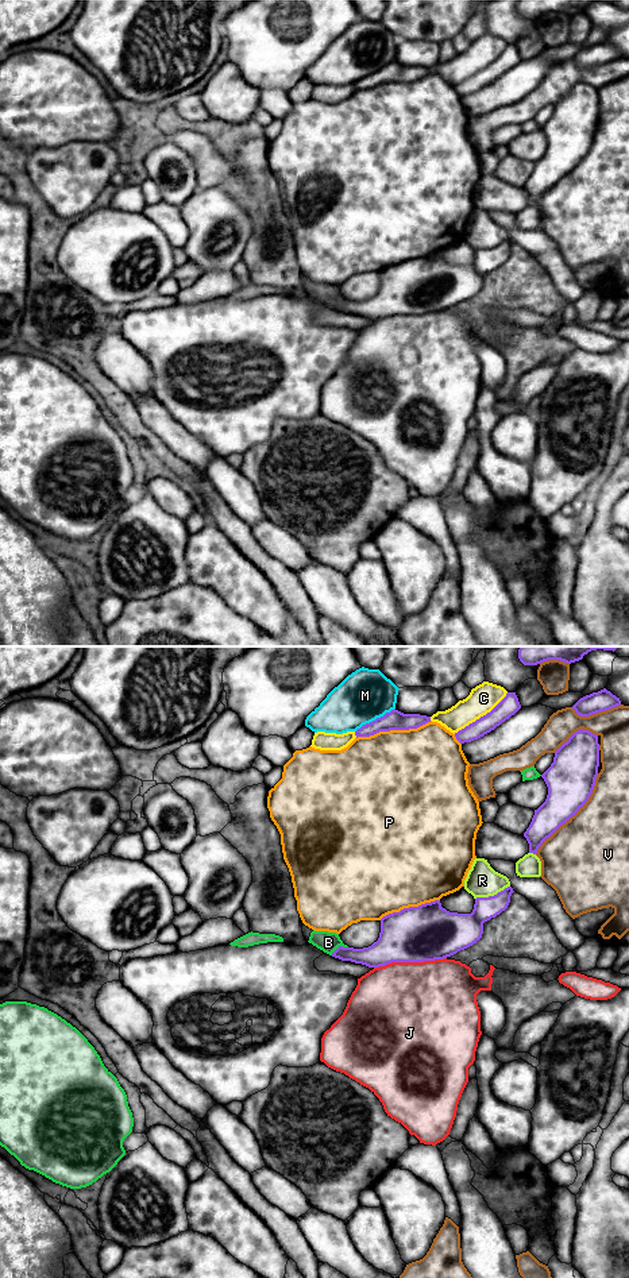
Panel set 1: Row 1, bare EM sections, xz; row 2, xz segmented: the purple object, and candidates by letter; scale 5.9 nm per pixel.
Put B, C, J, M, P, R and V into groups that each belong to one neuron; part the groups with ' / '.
B / C / J / M / P / R / V

